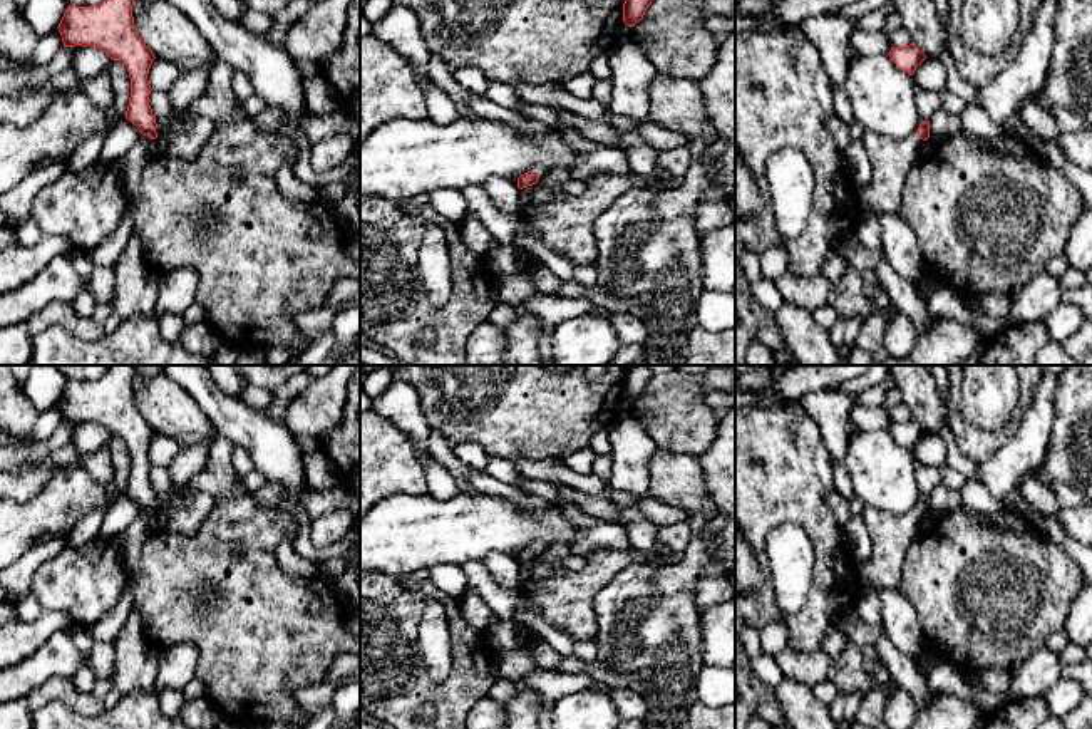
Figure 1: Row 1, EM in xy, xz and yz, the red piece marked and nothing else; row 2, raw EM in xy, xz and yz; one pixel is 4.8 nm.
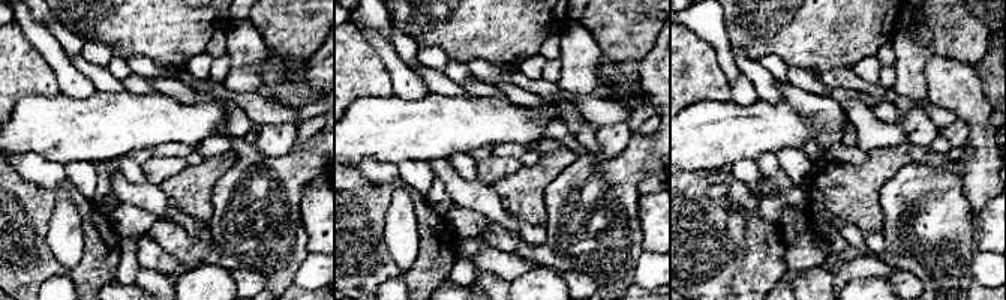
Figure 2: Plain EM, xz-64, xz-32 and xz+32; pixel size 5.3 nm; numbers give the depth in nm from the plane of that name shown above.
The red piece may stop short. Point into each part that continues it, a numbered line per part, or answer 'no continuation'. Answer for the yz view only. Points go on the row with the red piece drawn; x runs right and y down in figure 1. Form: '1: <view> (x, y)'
1: yz (891, 160)

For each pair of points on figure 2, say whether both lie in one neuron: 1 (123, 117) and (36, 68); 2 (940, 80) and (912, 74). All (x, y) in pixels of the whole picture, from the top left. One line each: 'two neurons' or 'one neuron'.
1: two neurons
2: two neurons

